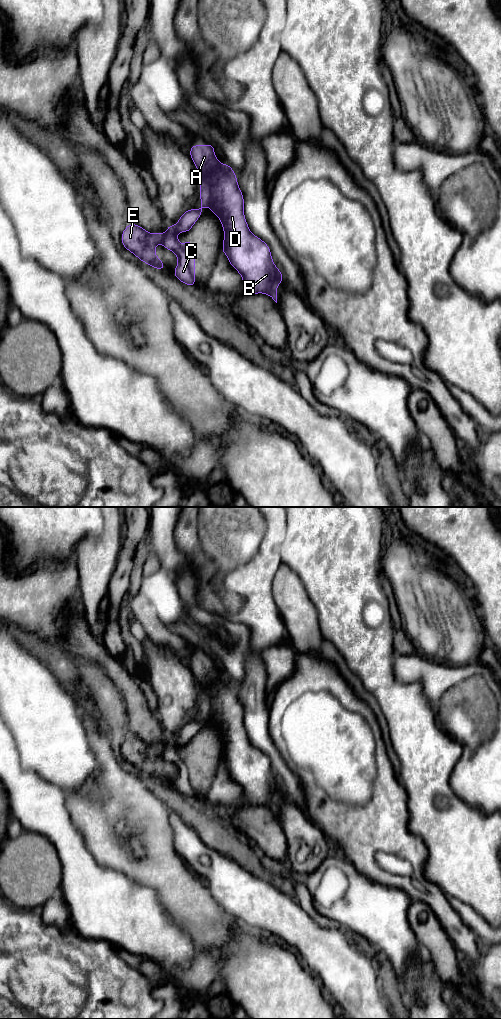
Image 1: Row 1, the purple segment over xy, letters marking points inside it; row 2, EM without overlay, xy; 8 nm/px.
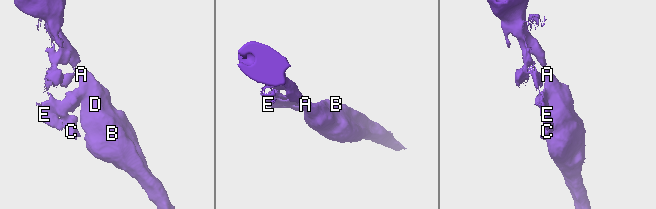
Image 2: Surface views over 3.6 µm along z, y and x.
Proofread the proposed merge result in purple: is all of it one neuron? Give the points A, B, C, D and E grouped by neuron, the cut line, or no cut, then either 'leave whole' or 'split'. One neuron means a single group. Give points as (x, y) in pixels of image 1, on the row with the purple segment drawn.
A B D / C E; cut in xy along (202, 176), (206, 178), (208, 183), (209, 200), (206, 204); split

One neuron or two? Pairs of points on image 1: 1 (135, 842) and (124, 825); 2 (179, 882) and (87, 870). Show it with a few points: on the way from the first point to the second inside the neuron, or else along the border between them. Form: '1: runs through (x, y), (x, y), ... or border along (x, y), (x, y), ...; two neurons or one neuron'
1: runs through (132, 838), (124, 829); one neuron
2: border along (103, 866), (123, 872), (132, 880), (146, 886); two neurons

